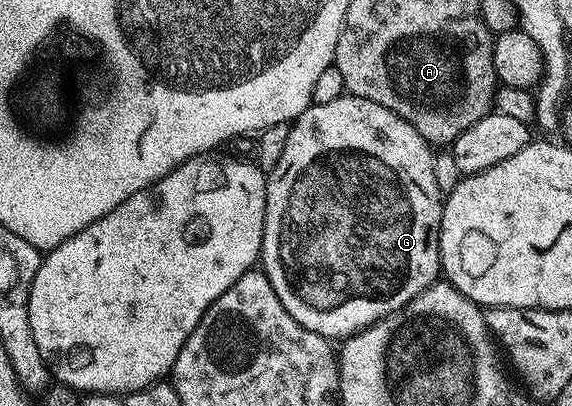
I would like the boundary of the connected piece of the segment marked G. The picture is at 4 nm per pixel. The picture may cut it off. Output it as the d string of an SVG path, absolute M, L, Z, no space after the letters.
M350 95L333 99L333 103L313 103L300 117L290 122L290 127L289 139L285 143L285 151L281 151L281 159L277 159L277 167L266 174L261 269L266 273L269 283L273 283L273 291L277 291L277 299L281 299L285 311L289 311L289 315L293 315L301 327L328 339L346 339L408 305L419 293L424 293L430 285L436 284L440 276L439 228L445 195L438 189L434 175L436 154L429 142L409 122L401 119L401 115L389 107L381 107L381 103Z

